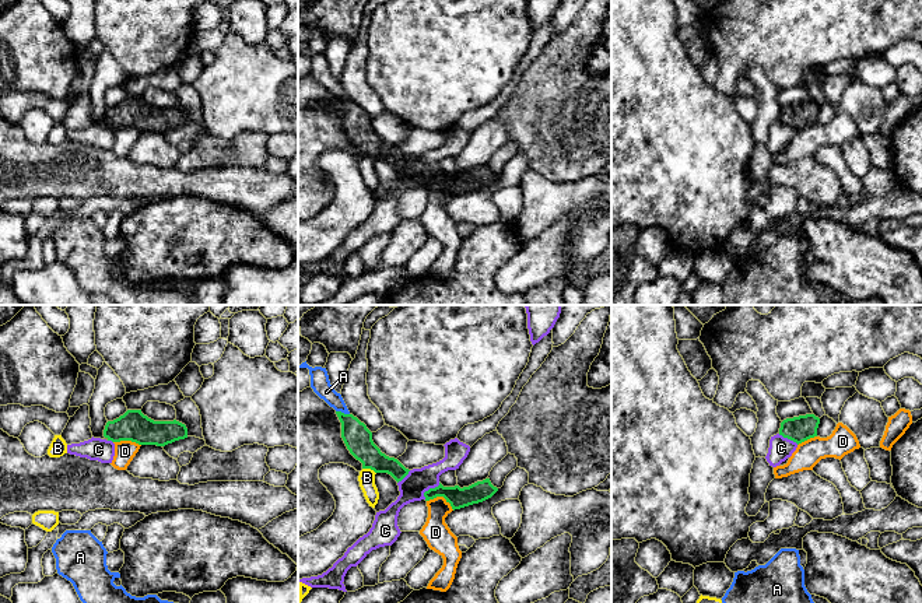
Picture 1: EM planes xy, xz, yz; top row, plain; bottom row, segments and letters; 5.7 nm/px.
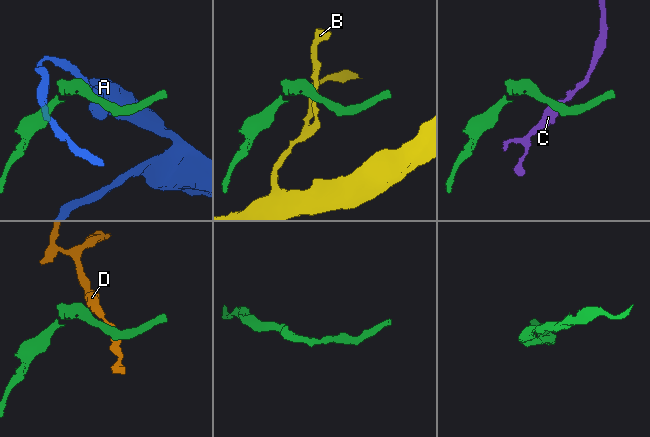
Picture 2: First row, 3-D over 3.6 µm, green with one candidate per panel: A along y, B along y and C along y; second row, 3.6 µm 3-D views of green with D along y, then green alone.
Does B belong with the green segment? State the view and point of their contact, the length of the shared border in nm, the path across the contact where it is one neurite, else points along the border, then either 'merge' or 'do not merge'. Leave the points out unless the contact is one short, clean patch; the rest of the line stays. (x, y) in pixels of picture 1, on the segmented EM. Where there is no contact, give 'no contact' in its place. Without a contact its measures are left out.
contact xz (370, 467); length 90 nm; border xz (363, 467), (370, 467), (375, 473); do not merge

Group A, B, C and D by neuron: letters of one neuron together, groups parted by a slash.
A / B / C / D

